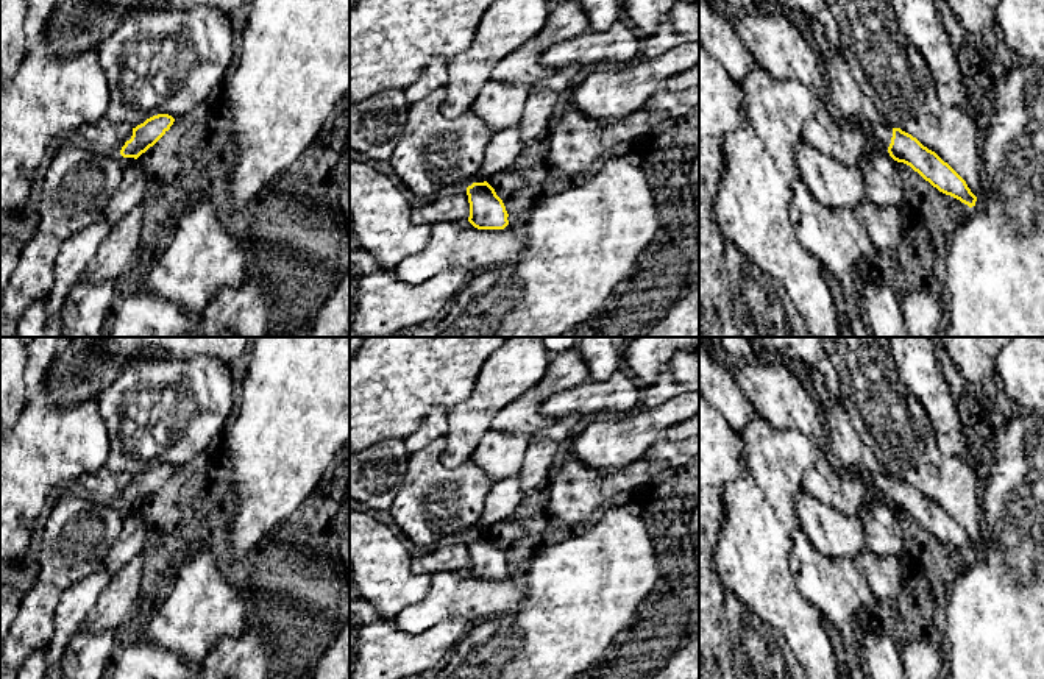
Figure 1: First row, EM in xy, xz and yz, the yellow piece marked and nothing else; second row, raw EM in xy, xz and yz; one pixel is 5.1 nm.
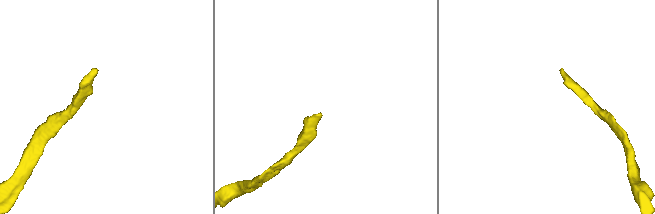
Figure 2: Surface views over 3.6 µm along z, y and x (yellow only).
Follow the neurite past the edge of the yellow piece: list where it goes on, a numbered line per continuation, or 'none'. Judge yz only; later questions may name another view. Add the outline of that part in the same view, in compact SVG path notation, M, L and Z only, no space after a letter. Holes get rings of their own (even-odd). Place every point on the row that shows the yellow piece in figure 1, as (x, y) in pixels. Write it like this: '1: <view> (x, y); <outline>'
1: yz (882, 133); M879 125L879 126L871 126L868 131L872 134L875 142L879 142L882 147L885 148L890 147L893 137L893 126Z

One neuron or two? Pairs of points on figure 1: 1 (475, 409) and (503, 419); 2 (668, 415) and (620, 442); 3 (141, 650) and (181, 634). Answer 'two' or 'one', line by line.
1: two
2: one
3: two

